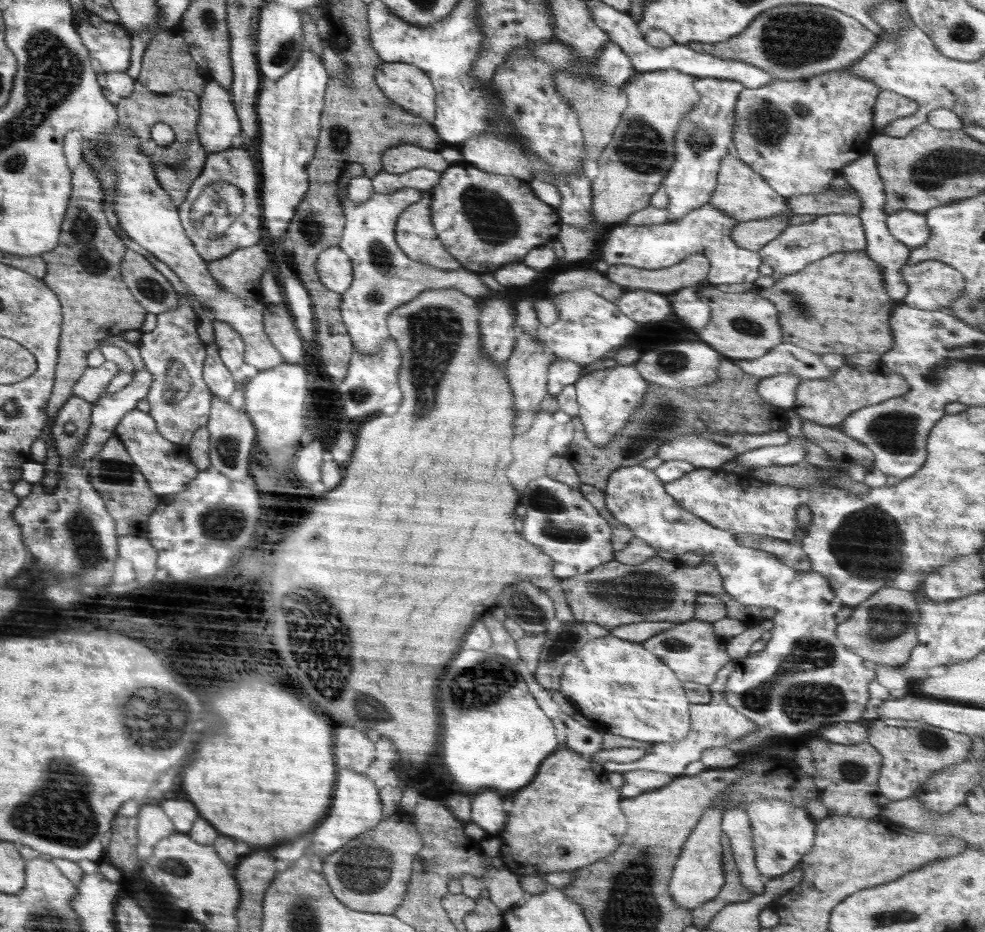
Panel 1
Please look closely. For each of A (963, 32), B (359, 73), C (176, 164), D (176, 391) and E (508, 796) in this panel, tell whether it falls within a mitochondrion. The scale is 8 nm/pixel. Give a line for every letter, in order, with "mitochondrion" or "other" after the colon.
A: mitochondrion
B: other
C: mitochondrion
D: mitochondrion
E: other

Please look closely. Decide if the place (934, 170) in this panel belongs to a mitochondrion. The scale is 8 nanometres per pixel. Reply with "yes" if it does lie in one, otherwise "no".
yes

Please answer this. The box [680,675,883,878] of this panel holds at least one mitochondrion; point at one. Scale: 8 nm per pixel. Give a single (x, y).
(851, 771)

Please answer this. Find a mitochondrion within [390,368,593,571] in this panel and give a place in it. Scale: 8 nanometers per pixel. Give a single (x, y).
(552, 507)

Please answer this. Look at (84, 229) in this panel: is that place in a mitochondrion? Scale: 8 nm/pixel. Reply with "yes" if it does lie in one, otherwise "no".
yes

